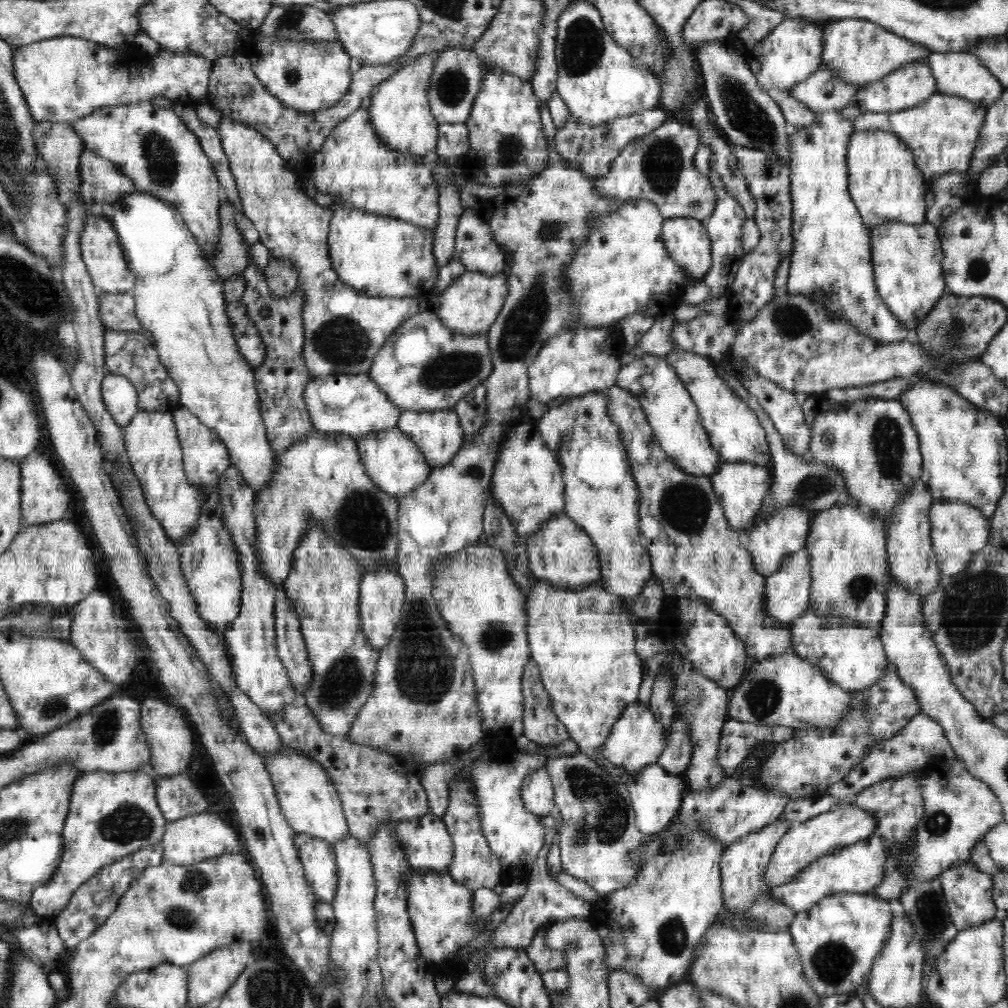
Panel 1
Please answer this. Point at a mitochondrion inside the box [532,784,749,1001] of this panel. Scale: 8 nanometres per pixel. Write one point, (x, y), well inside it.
(672, 934)

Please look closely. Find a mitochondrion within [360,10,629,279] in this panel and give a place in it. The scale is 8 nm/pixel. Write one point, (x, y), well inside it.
(583, 45)

